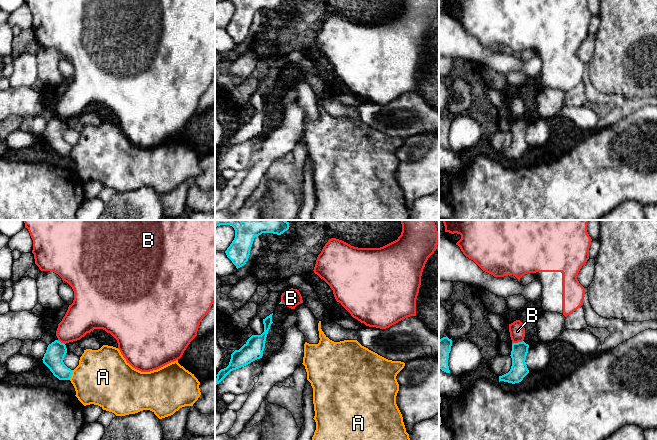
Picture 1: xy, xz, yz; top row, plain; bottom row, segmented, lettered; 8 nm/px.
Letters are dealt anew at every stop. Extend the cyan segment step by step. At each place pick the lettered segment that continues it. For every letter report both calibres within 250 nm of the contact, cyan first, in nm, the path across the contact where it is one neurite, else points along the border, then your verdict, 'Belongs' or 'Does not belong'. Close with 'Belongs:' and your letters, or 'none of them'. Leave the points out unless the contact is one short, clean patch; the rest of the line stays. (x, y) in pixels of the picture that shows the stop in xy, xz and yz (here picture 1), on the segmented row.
A: Thickness 160 nm (cyan) against 440 nm. Does not belong
B: Thickness 140 nm (cyan) against 130 nm. Boundary: yz (522, 340), (512, 344). Does not belong
Belongs: none of them

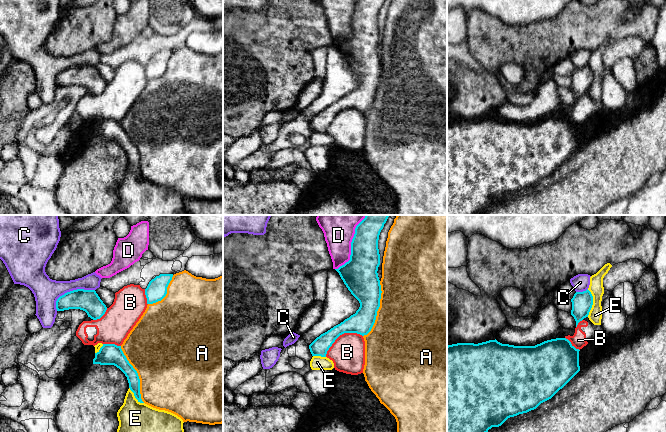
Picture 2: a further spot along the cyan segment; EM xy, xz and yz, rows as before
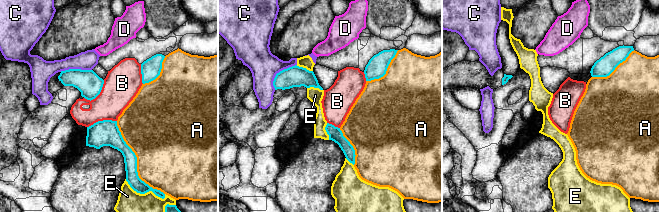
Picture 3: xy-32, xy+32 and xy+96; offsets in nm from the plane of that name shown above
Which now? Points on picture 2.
A: Thickness 260 nm (cyan) against 500 nm. Does not belong
B: Thickness 180 nm (cyan) against 280 nm. Does not belong
C: Thickness 180 nm (cyan) against 220 nm. Boundary: xy (94, 289), (73, 289), (65, 292), (57, 299), (56, 310). Does not belong
D: Thickness 280 nm (cyan) against 320 nm. Does not belong
E: Thickness 170 nm (cyan) against 120 nm. Does not belong
Belongs: none of them

